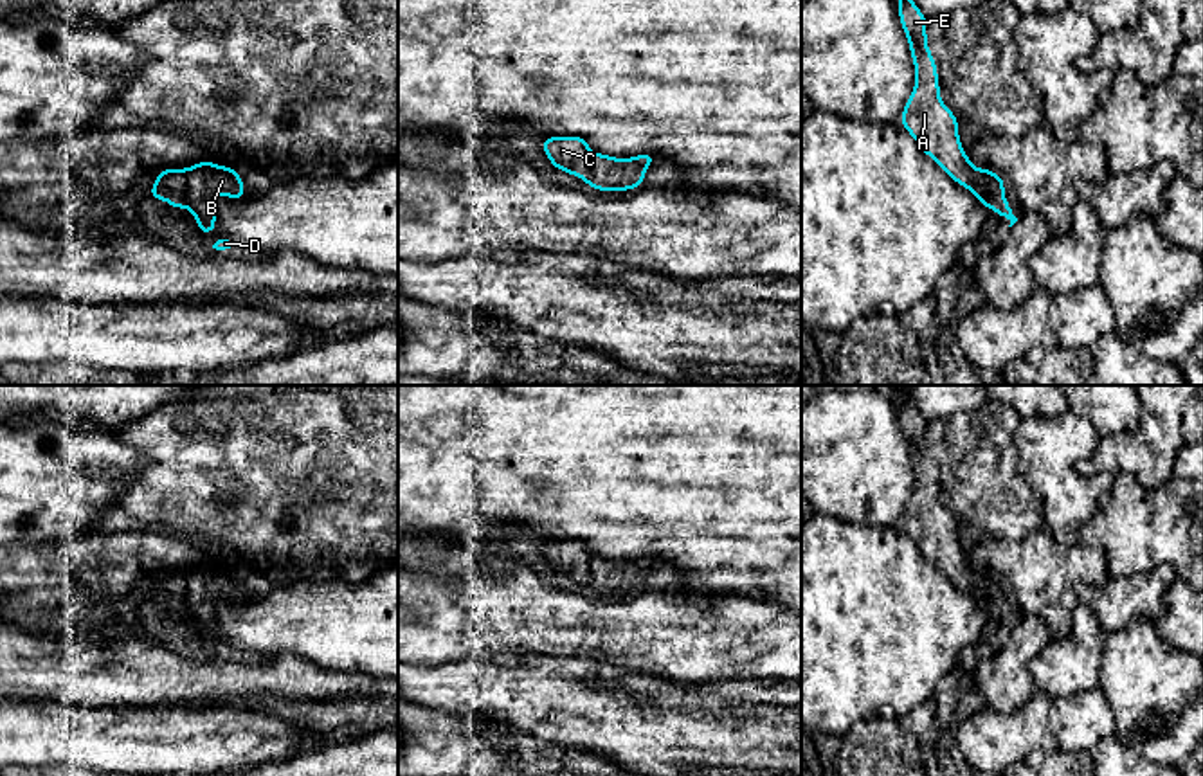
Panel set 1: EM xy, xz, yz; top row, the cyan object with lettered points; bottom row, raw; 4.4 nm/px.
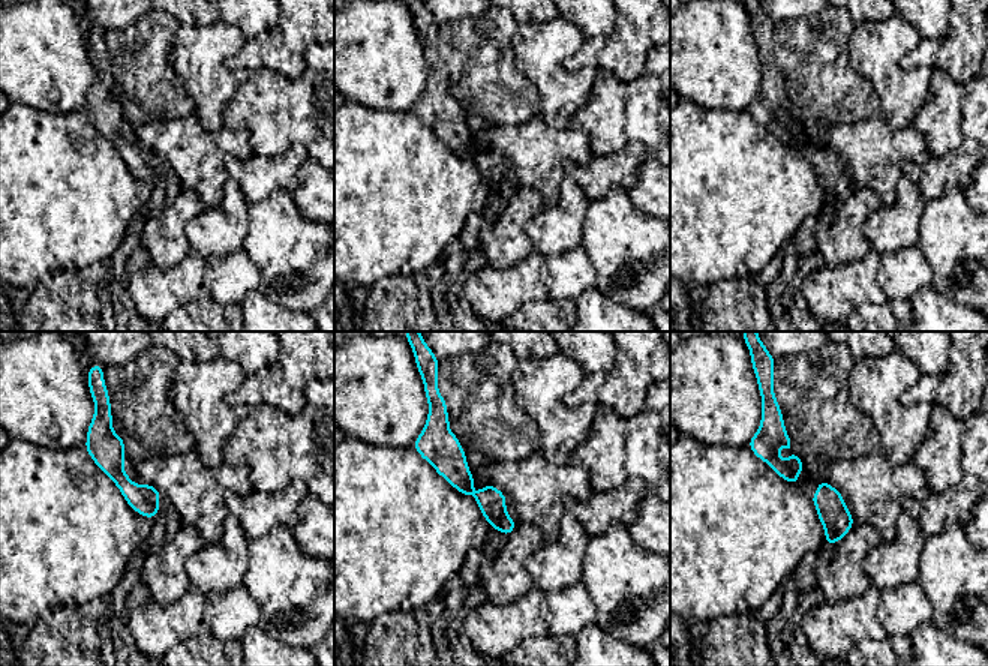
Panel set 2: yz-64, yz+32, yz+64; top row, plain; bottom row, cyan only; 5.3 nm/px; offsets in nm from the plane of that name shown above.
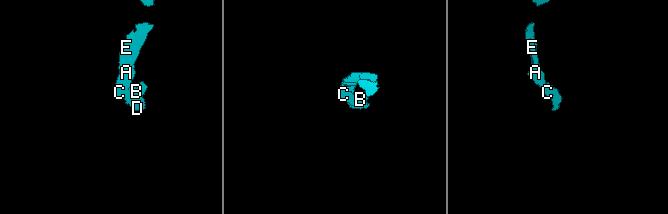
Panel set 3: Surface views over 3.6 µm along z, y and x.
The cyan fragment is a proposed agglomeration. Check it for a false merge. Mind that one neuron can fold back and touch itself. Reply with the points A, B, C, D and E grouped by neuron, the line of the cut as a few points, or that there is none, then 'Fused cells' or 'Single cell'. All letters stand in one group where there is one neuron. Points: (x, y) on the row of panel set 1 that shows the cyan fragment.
Groups: A C E / B D. Split along yz (984, 170), (991, 180), (993, 207). Fused cells

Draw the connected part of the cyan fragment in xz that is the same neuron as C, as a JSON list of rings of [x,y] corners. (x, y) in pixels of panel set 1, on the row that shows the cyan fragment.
[[[546,137],[540,140],[553,167],[585,178],[589,171],[591,148],[583,137]]]

